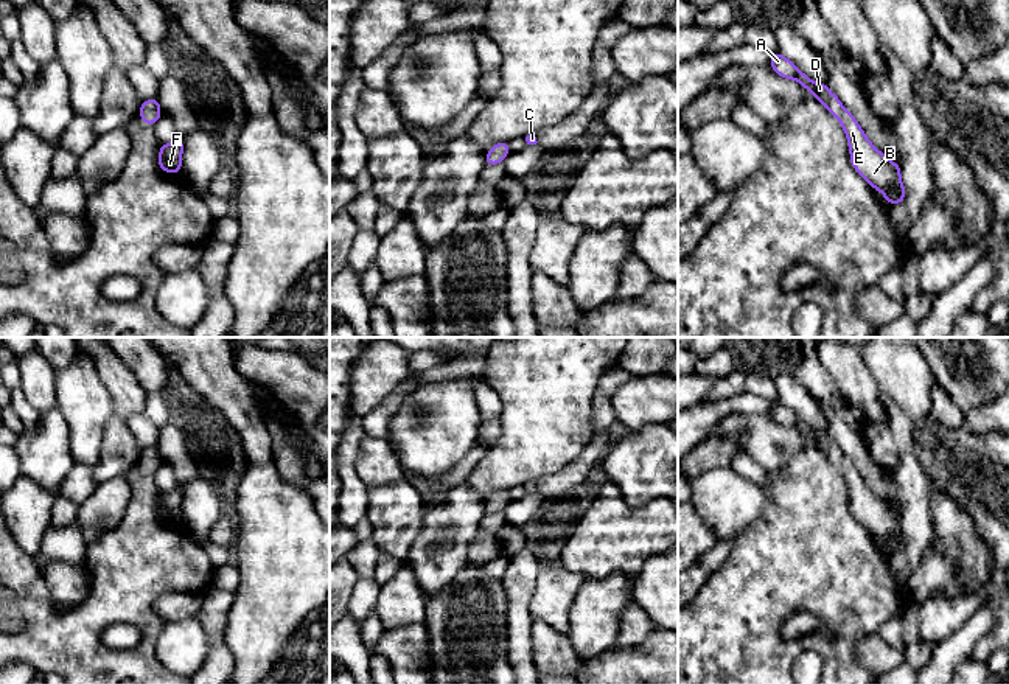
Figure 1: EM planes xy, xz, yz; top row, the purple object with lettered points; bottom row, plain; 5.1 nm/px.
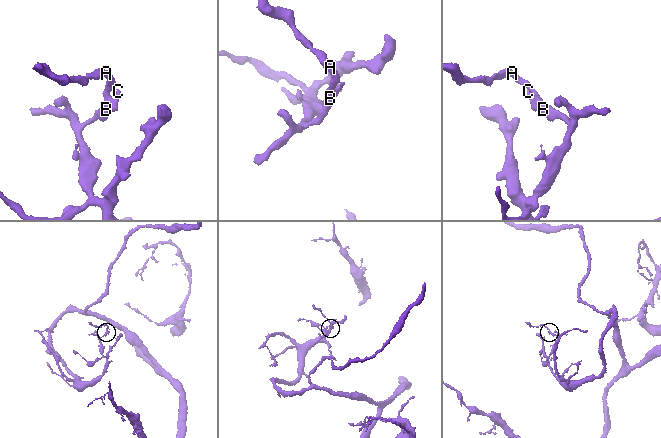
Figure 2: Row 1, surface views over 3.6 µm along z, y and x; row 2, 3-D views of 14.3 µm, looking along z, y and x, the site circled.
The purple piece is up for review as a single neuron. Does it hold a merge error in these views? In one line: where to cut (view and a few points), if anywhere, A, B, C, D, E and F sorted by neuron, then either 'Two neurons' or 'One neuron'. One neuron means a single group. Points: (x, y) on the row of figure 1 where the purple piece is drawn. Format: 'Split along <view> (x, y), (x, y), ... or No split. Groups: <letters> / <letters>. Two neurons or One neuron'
No split. Groups: A B C D E F. One neuron

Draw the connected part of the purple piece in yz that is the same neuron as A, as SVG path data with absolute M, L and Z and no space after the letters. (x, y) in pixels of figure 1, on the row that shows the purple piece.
M779 51L771 53L770 68L785 79L798 81L805 90L813 93L815 99L824 104L830 115L838 118L847 137L854 169L872 188L878 190L889 205L905 201L906 190L902 183L900 163L891 162L871 143L855 117L843 106L840 98L829 90L826 82L818 84L812 81Z

